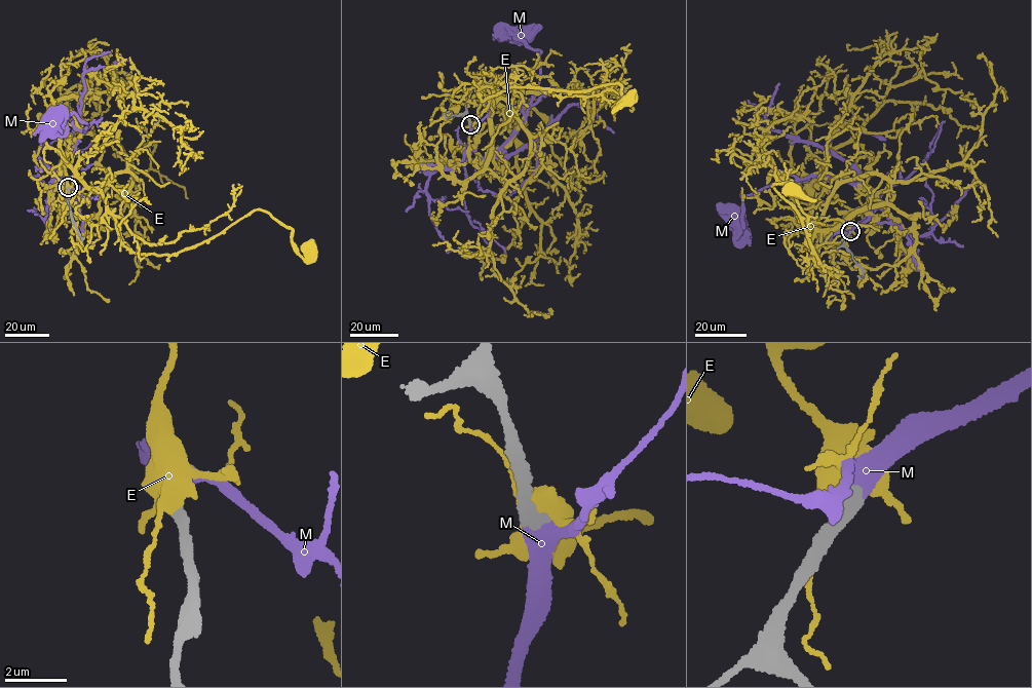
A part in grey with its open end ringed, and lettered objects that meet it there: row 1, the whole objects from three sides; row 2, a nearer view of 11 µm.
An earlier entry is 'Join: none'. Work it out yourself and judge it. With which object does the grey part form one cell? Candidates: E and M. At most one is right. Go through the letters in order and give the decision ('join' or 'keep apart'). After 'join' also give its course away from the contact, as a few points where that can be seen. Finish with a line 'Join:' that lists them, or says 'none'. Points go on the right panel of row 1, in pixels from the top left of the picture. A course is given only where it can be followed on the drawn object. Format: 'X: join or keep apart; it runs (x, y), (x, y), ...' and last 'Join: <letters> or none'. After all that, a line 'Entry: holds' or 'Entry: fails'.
E: keep apart
M: join; it runs (850, 231), (867, 219), (875, 198), (856, 183), (829, 177), (781, 181), (741, 195), (742, 223), (734, 214)
Join: M
Entry: fails

